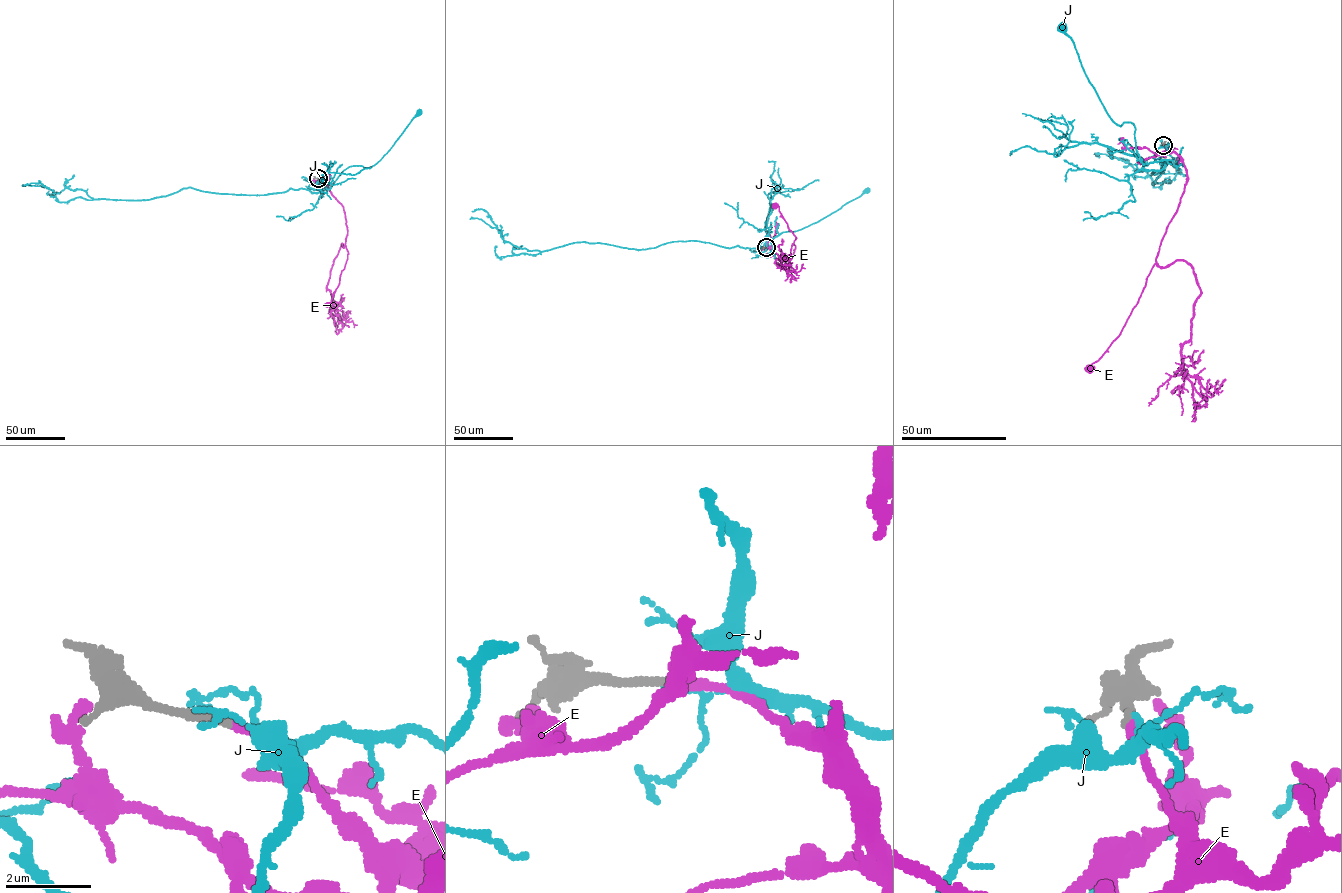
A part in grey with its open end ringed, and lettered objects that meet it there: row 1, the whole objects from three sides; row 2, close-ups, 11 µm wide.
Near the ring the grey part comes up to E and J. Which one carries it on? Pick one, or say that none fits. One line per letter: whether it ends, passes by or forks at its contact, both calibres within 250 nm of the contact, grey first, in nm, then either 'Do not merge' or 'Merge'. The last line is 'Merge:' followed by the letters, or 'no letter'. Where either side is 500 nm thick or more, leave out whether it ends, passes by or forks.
E: It ends there. Thickness 200 nm (grey) against 160 nm. Merge
J: It passes by. Thickness 240 nm (grey) against 70 nm. Do not merge
Merge: E

